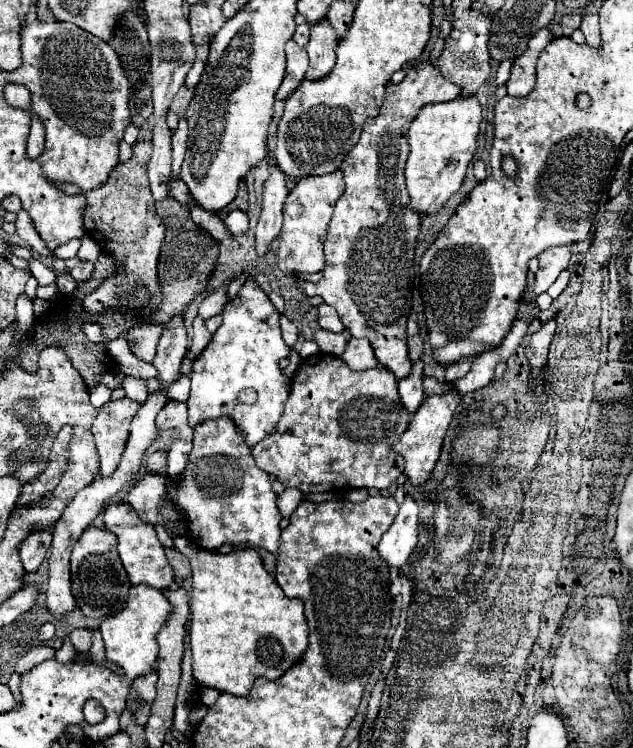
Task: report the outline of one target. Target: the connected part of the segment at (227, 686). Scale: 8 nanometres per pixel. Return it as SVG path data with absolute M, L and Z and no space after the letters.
M176 537L174 547L192 563L192 599L190 599L190 643L194 679L202 687L212 687L230 695L248 695L256 677L276 681L284 671L292 669L308 647L308 625L300 599L284 595L276 579L264 569L260 555L254 549L238 549L232 553L204 551L188 543L186 537Z

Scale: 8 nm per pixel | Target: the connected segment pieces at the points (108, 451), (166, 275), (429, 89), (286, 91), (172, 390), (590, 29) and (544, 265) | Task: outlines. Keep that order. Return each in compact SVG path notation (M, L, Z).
M128 397L120 401L108 401L98 409L98 415L92 423L92 435L96 439L100 455L100 473L104 477L116 471L120 455L124 451L124 443L128 439L130 421L138 409L140 403Z
M188 195L188 203L182 205L172 197L166 197L164 201L156 203L156 211L162 217L164 225L168 225L168 233L160 251L160 261L158 261L158 279L164 291L164 299L160 307L156 309L154 323L168 323L174 315L182 315L184 309L194 301L194 297L206 293L210 275L216 269L218 261L218 241L204 231L200 225L192 221L190 207L198 205L192 195Z
M418 63L408 69L406 79L402 83L386 85L380 115L364 123L360 141L354 145L348 161L342 161L340 165L346 189L334 207L334 215L328 225L328 235L323 243L325 267L322 279L320 283L298 281L302 293L320 295L328 305L334 305L352 337L366 337L372 343L378 363L392 371L396 379L406 379L412 369L406 347L406 319L410 315L412 303L410 289L414 281L414 247L420 229L420 215L412 215L412 211L408 211L408 193L404 191L404 163L408 159L404 135L424 105L452 101L458 95L460 87L442 79L440 71L430 63Z
M292 39L286 43L286 59L288 59L286 75L276 93L276 99L280 99L280 101L288 99L288 95L292 95L298 89L298 85L304 81L304 75L308 71L308 55Z
M182 375L178 379L176 385L166 388L166 395L168 399L174 399L180 402L187 402L190 394L190 379L186 375Z
M584 13L580 23L582 33L586 35L588 45L598 47L600 45L600 27L598 27L598 13Z
M568 245L550 247L550 251L544 251L538 255L538 261L540 261L540 269L536 273L536 283L534 283L536 295L548 291L548 287L556 281L556 277L568 267L570 247Z

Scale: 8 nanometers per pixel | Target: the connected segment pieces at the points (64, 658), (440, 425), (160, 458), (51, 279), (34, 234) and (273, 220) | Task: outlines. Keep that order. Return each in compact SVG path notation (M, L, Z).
M66 637L66 639L64 639L64 645L56 651L56 659L58 659L60 663L68 663L68 661L76 661L76 655L78 655L78 651L74 649L70 637Z
M444 393L444 395L432 395L428 399L424 399L424 403L420 405L420 409L416 411L416 415L412 417L408 429L402 433L400 441L392 445L392 449L404 457L406 467L404 467L404 475L408 477L408 483L412 487L420 487L432 473L438 457L440 457L440 449L442 449L442 441L444 435L448 431L448 425L452 421L452 415L456 411L460 403L460 395L458 393Z
M156 451L156 453L148 455L146 467L148 467L148 471L152 471L152 473L164 469L164 467L166 467L166 451Z
M31 258L28 260L31 274L37 279L38 284L46 286L57 283L57 277L55 273L50 270L46 265L37 259Z
M20 211L18 213L18 219L16 219L16 233L20 235L22 241L26 241L26 245L30 245L38 255L42 257L54 257L54 253L48 249L46 241L38 235L38 231L34 229L32 225L32 219L26 211Z
M268 157L270 161L270 175L264 183L262 193L262 215L256 227L256 251L258 255L264 255L268 251L268 245L280 235L282 231L282 205L288 197L286 187L286 175L280 171L280 167Z

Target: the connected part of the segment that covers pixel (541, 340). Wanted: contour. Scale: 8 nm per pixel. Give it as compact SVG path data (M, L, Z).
M550 319L548 323L542 325L542 329L538 333L532 335L528 347L526 347L526 357L530 361L530 367L532 367L532 375L540 375L540 369L546 365L546 357L548 357L548 347L550 347L550 341L554 337L554 329L556 329L556 323L554 319Z

